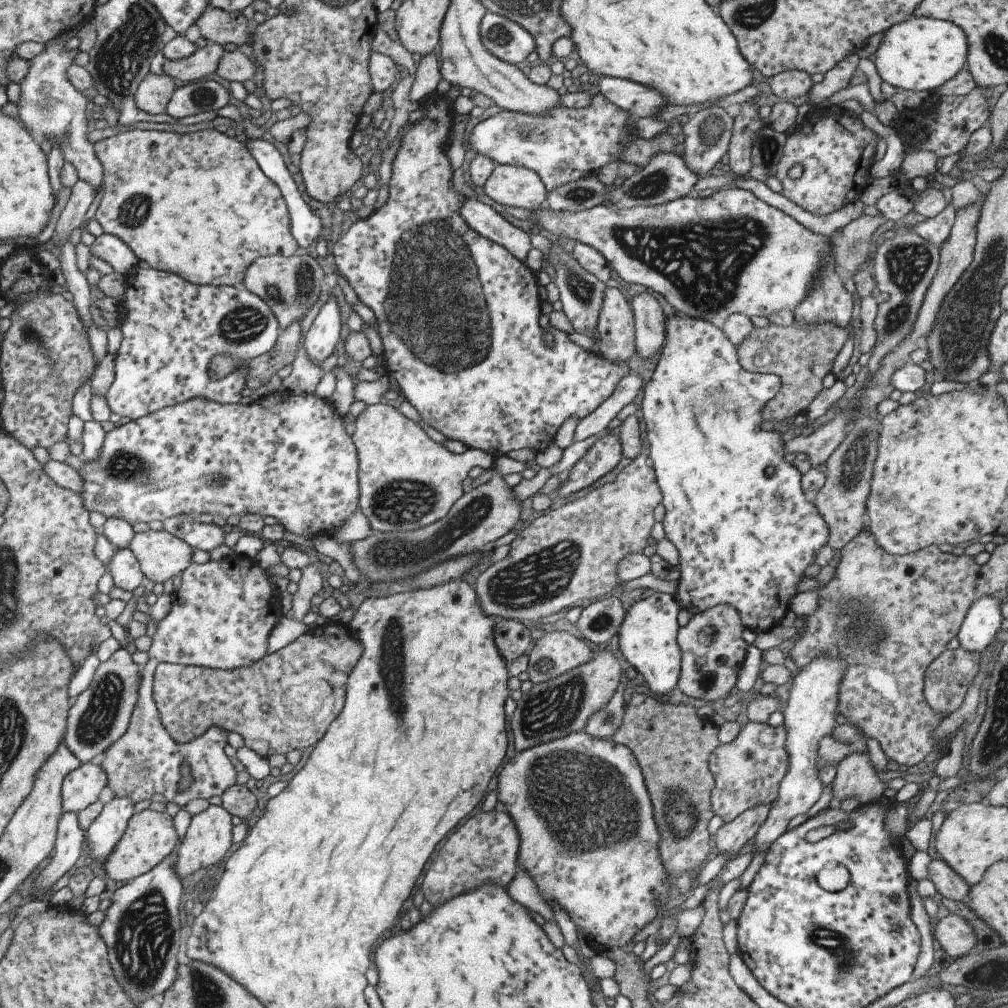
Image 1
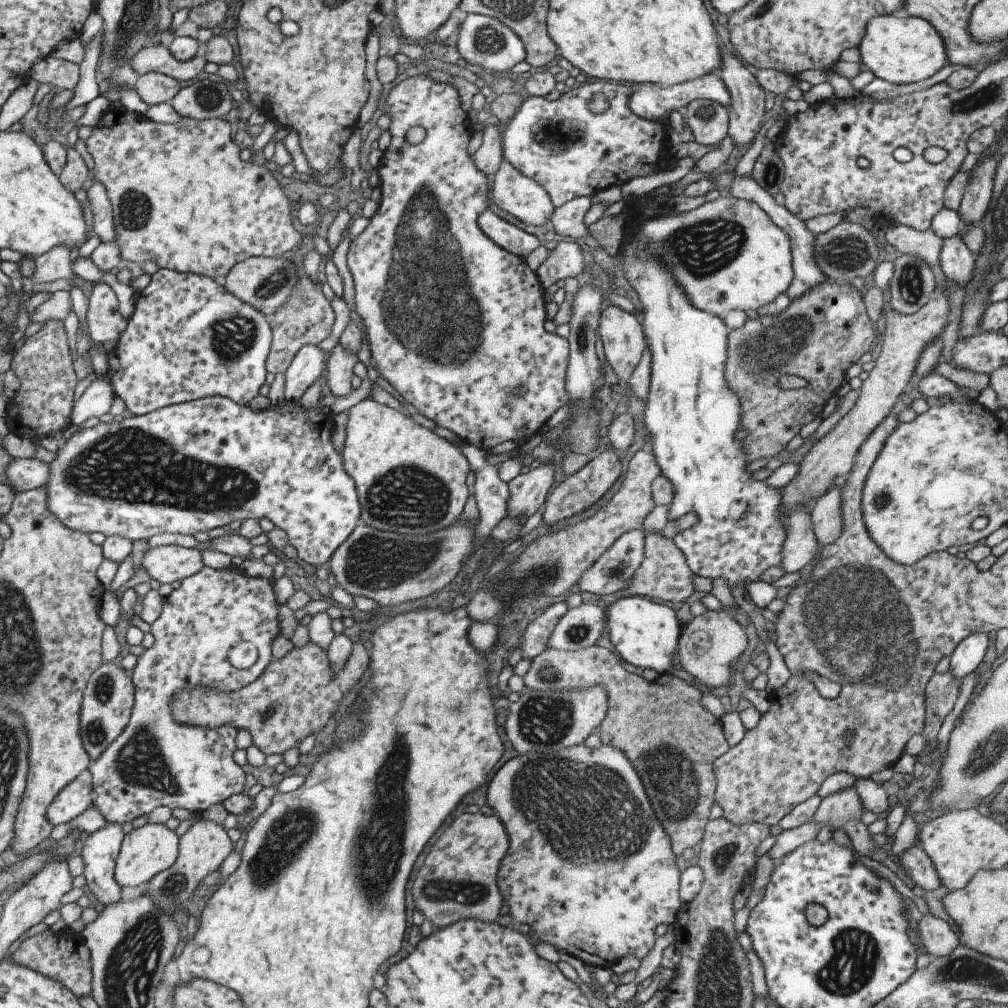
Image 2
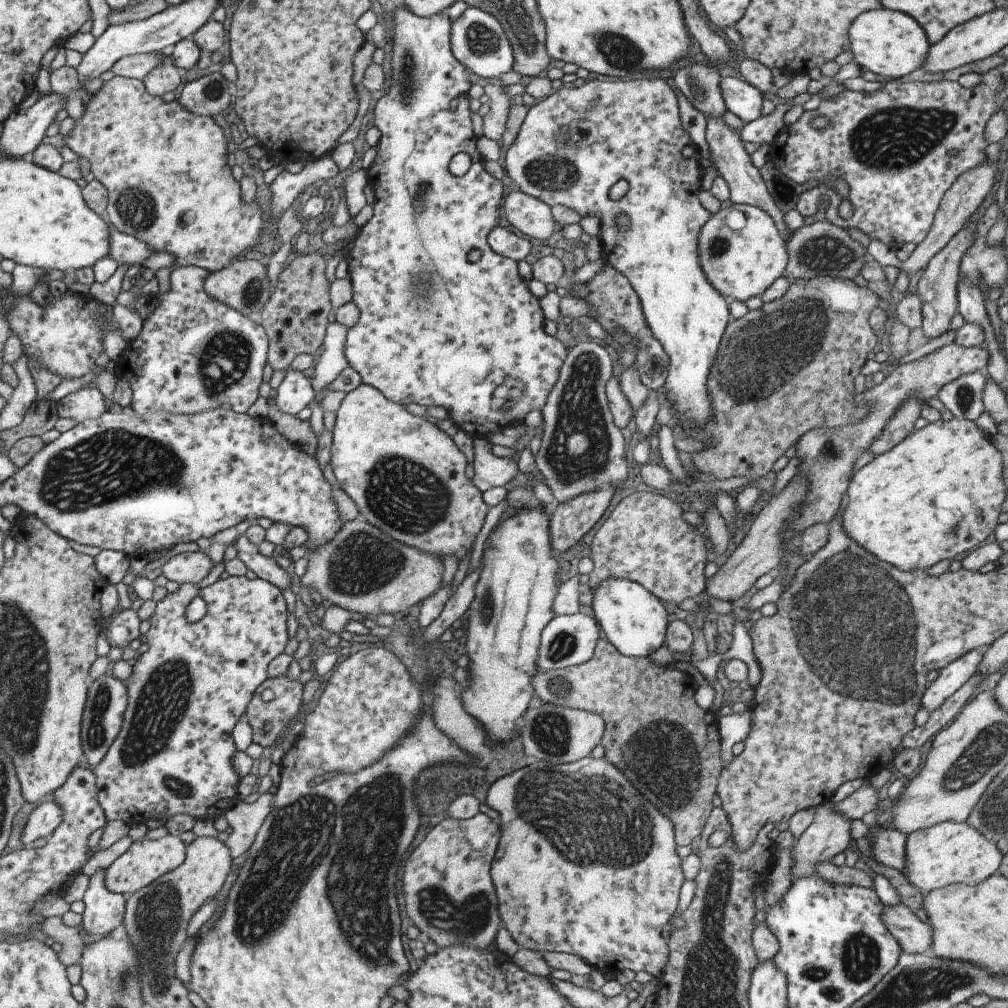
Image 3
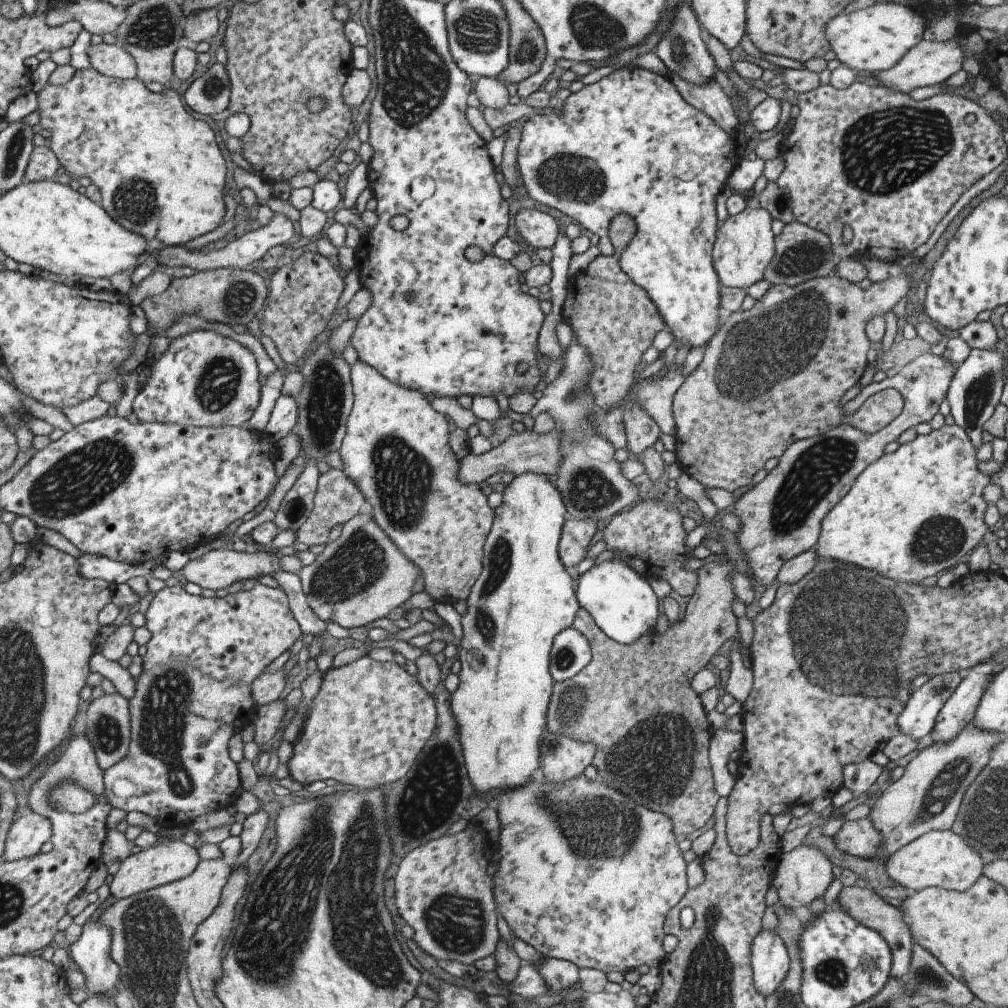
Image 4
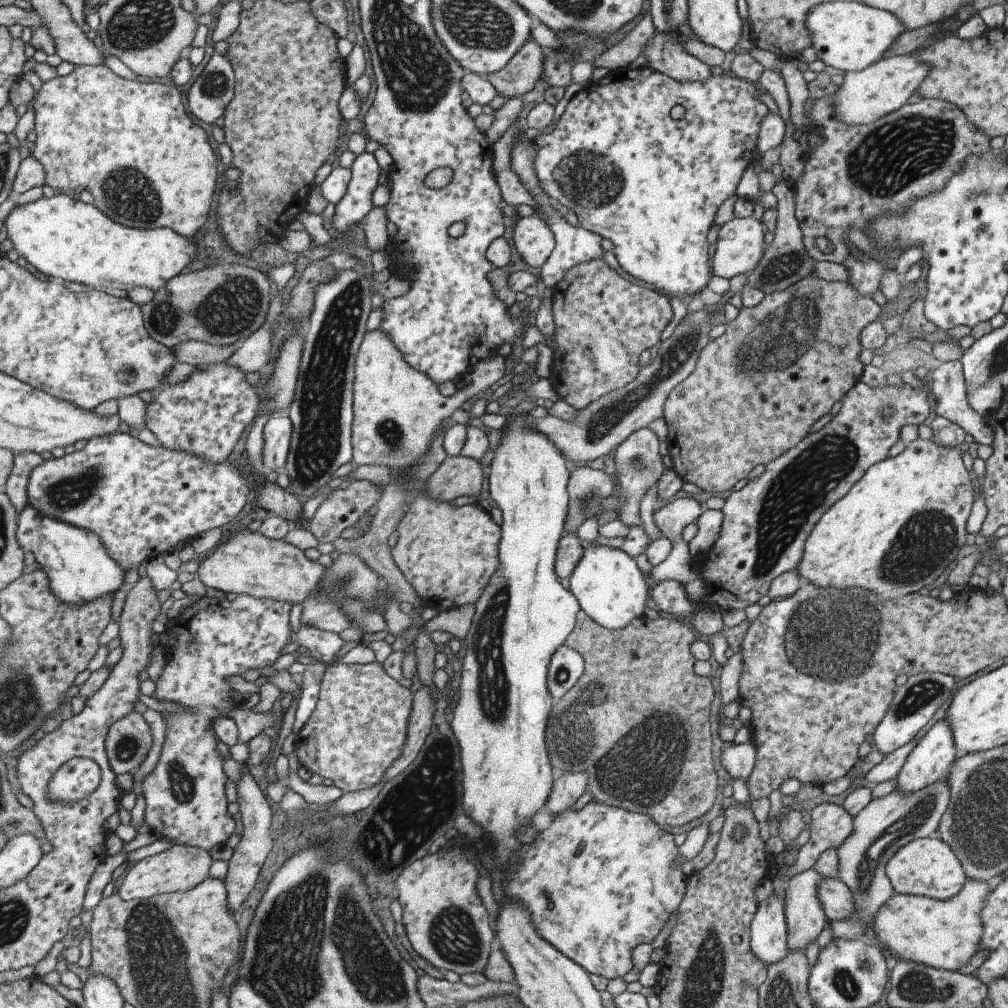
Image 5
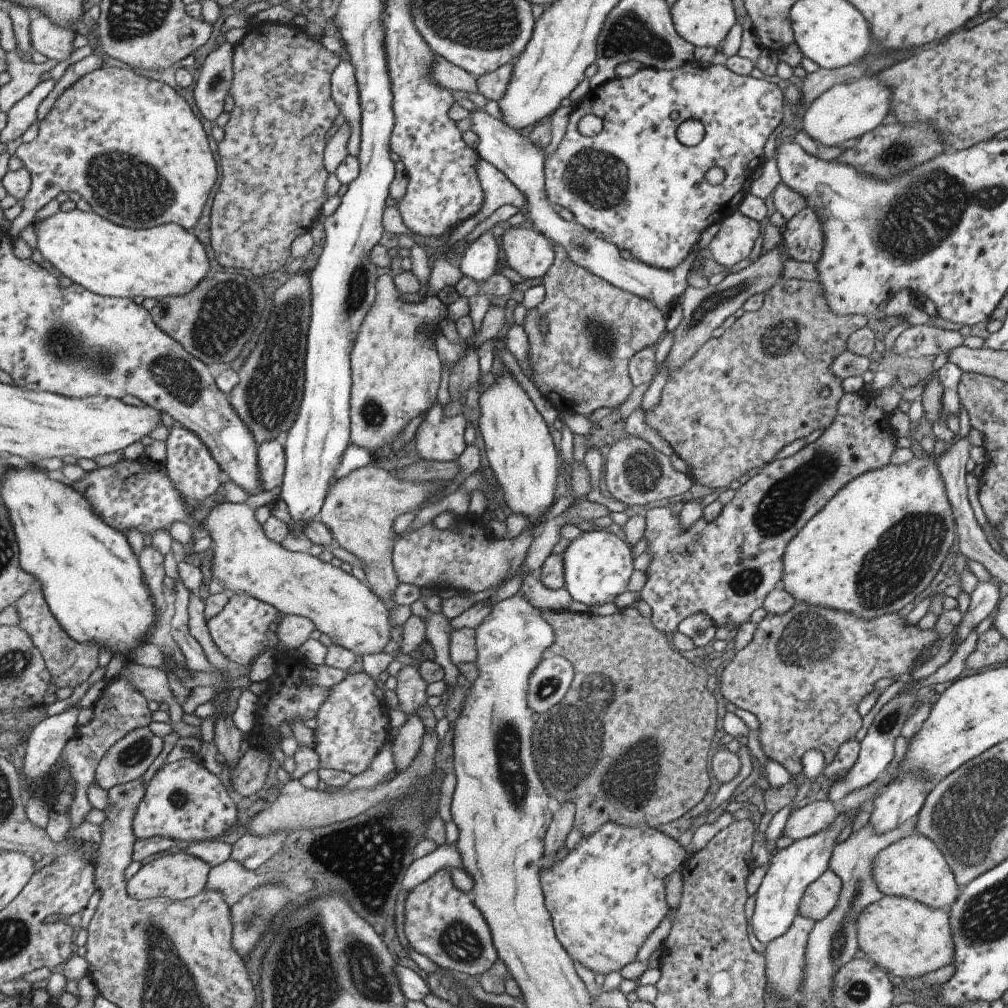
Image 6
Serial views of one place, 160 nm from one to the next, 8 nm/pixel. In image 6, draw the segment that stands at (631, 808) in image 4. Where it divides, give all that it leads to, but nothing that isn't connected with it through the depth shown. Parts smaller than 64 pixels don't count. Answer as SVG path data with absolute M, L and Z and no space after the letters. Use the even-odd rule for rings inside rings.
M605 823L603 826L599 827L599 830L592 831L587 838L582 838L575 850L567 853L561 862L555 861L549 869L545 866L541 866L538 881L546 909L549 910L549 914L551 914L555 938L559 940L559 944L563 946L563 950L570 956L571 960L580 962L583 966L591 970L591 972L603 974L603 976L613 971L618 972L625 964L635 961L639 947L647 940L647 937L655 930L655 927L661 922L661 919L669 910L664 898L665 885L663 884L663 878L665 878L665 876L669 877L671 872L680 870L685 859L686 856L683 847L681 847L676 840L667 837L653 827L639 824L622 827L615 823Z

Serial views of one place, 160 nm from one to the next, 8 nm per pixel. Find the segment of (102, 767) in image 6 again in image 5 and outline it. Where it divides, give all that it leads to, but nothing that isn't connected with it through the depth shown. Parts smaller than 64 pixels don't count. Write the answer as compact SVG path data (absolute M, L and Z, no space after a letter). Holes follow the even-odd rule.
M137 712L109 724L104 740L107 762L113 774L133 773L145 760L151 748L147 722Z

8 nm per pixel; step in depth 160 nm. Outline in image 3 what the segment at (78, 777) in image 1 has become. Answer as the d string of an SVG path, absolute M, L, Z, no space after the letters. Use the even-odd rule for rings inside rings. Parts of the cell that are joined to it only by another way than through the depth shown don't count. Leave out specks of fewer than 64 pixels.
M52 797L47 798L29 812L25 825L20 830L21 844L27 846L38 838L51 835L55 828L61 824L62 818L63 810L59 808L59 802L55 802Z

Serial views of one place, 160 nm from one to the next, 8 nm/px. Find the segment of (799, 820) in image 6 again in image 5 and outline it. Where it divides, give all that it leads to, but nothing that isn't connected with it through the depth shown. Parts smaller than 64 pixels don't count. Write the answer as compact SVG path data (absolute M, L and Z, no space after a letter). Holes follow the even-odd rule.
M829 802L815 806L806 815L808 840L800 847L796 861L782 875L785 880L812 868L821 852L839 848L853 830L849 812Z

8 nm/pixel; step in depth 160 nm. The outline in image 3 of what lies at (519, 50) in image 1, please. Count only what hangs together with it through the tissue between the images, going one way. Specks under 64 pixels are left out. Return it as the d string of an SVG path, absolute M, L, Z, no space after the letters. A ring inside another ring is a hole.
M467 6L450 24L451 54L459 64L472 76L482 78L499 78L511 71L513 54L509 40L499 22L493 17L473 6Z

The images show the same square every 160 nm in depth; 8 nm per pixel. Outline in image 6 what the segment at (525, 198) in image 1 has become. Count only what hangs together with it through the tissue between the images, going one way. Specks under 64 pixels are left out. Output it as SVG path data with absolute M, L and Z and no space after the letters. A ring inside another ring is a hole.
M528 224L506 229L499 242L508 266L526 280L542 278L552 265L553 245Z

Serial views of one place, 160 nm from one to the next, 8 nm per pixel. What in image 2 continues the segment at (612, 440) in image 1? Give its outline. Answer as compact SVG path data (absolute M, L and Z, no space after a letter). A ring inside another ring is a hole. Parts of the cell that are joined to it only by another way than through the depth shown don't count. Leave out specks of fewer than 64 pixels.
M609 451L594 454L585 466L566 476L565 480L551 490L551 494L548 494L541 507L542 522L545 522L547 526L554 526L558 520L565 520L569 516L575 516L575 514L587 510L591 504L595 504L613 486L613 482L619 478L620 470L620 458L615 452Z

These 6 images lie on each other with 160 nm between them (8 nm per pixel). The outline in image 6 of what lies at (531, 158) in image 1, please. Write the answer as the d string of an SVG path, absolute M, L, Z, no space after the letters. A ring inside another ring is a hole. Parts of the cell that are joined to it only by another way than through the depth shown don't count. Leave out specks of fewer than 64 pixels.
M686 62L680 67L669 70L643 67L629 77L615 76L611 80L600 84L597 88L589 89L581 98L581 102L571 111L565 132L557 149L544 162L544 192L546 193L546 199L551 205L558 204L563 208L567 208L573 214L573 222L580 224L597 238L606 240L616 246L618 250L627 250L635 258L634 260L648 264L650 267L662 269L670 269L675 265L680 265L681 261L686 261L690 258L690 252L699 240L703 230L713 224L714 221L720 221L727 214L730 215L737 210L738 204L748 193L750 181L752 180L751 175L764 160L763 146L765 146L769 134L778 129L778 124L781 122L781 116L783 116L782 94L783 92L775 83L767 82L767 80L763 79L755 79L749 75L741 76L732 73L723 65L710 65L704 68L697 62ZM585 114L594 114L601 119L602 128L594 136L583 137L577 131L577 122ZM687 119L698 120L704 128L703 140L692 147L683 146L676 139L676 128ZM711 166L718 166L723 170L724 178L720 184L711 185L705 179L705 172Z

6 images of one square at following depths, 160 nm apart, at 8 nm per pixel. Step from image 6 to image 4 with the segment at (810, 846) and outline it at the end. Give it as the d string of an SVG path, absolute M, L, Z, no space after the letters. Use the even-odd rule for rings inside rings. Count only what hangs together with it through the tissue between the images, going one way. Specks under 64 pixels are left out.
M759 930L751 942L750 966L753 988L767 998L783 982L789 968L789 956L783 940L771 930Z

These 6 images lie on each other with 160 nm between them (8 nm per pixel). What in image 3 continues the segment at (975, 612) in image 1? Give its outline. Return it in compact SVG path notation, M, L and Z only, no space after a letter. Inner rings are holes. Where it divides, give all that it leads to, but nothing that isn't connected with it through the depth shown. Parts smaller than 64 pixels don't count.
M976 649L965 652L963 656L948 663L923 692L920 709L931 713L940 708L943 702L976 672L983 658L982 651L982 649Z

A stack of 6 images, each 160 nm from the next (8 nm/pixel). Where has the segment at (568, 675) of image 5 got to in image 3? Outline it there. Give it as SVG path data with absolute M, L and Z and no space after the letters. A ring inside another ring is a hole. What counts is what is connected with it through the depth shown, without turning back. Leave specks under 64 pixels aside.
M565 614L551 618L539 634L539 648L535 666L539 671L554 670L557 668L569 668L577 666L591 659L591 654L599 639L599 632L596 621L585 614Z

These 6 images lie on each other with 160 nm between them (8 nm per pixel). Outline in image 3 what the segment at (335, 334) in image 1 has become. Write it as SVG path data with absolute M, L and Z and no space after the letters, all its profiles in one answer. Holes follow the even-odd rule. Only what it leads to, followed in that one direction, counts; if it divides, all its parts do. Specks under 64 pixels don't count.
M287 370L283 380L273 392L275 406L279 412L293 416L309 405L314 395L308 379L301 371Z

